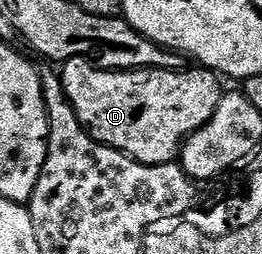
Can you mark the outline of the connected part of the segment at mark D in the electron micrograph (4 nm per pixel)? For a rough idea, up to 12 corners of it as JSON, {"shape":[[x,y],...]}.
{"shape":[[185,68],[59,73],[79,124],[145,166],[215,116],[222,79]]}

